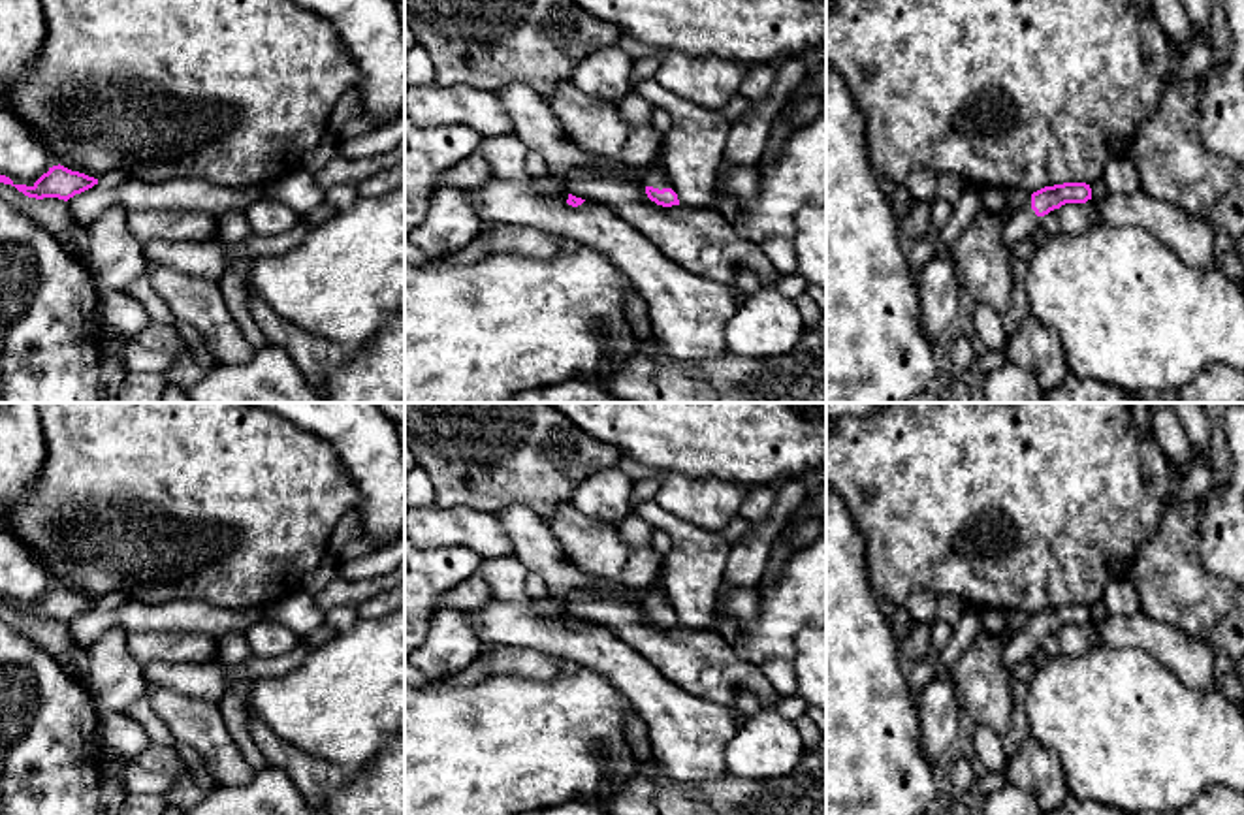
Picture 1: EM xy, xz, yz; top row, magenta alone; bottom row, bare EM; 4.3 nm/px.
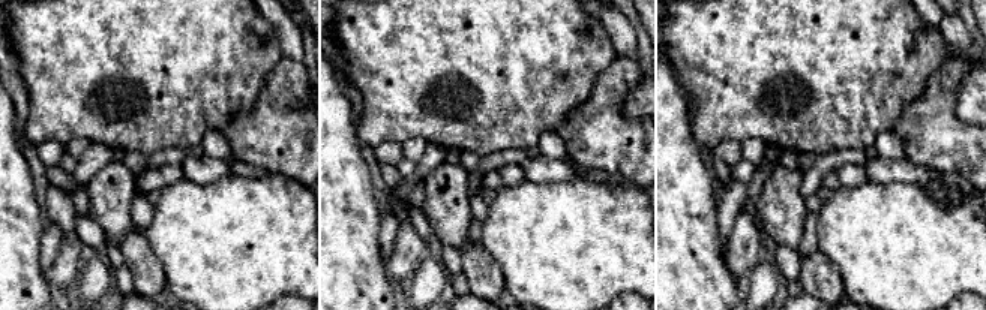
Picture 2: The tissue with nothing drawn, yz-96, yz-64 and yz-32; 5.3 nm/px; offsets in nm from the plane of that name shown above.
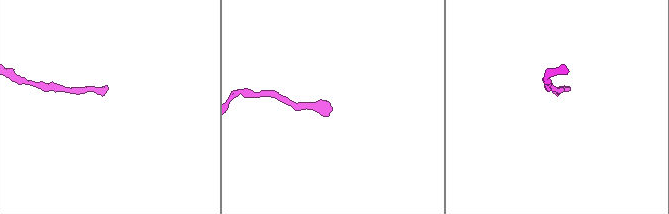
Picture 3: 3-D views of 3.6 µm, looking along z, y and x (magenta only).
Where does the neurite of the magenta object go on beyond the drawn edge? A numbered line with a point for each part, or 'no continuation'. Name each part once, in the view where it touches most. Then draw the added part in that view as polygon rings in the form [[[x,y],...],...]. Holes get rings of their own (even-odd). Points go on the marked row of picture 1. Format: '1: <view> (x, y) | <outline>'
1: xz (655, 177) | [[[649,169],[642,183],[659,190],[670,188],[670,179],[662,169]]]

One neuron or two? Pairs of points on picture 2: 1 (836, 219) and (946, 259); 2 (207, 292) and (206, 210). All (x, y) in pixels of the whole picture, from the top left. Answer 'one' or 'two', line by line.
1: one
2: one

